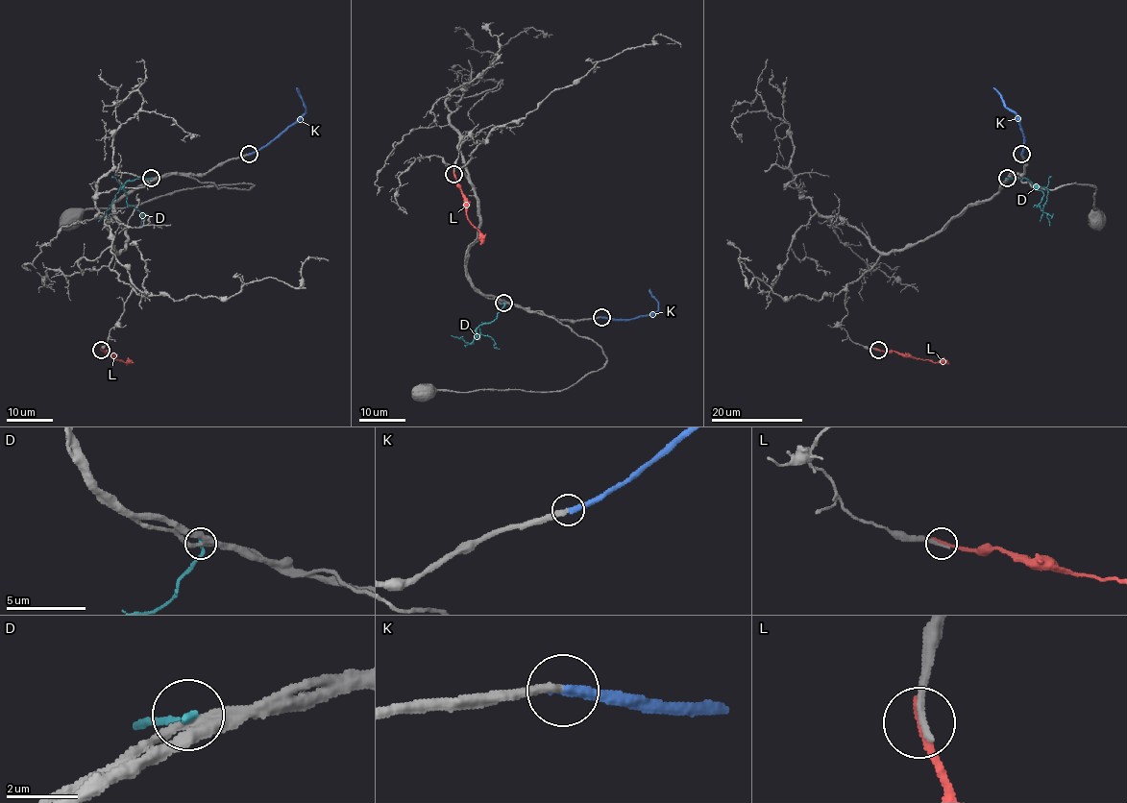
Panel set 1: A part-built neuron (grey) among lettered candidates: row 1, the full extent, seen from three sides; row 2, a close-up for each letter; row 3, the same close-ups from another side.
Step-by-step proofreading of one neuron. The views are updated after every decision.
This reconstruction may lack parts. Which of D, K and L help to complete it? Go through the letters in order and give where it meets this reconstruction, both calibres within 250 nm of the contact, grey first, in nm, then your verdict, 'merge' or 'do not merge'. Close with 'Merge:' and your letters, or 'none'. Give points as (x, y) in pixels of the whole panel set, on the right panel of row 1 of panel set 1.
D: meets grey at (1007, 178); 400 nm thick on the grey side, 240 nm on the other; do not merge
K: meets grey at (1021, 154); 280 nm thick on the grey side, 340 nm on the other; merge
L: meets grey at (878, 350); 200 nm thick on the grey side, 280 nm on the other; do not merge
Merge: K

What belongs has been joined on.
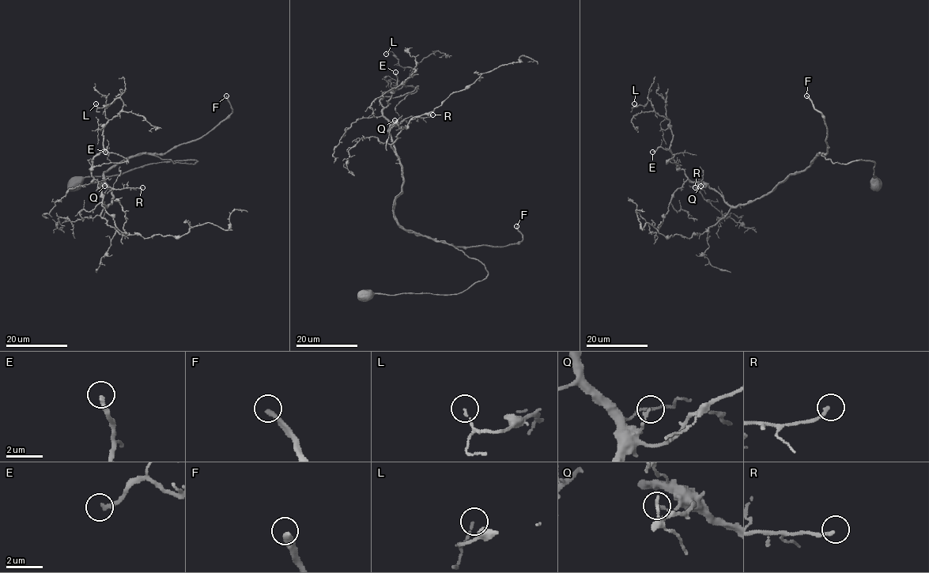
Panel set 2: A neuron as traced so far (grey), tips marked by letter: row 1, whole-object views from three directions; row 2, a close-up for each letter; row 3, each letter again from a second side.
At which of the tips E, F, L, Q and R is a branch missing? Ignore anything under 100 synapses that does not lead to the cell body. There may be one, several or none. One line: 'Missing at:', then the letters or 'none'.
Missing at: F

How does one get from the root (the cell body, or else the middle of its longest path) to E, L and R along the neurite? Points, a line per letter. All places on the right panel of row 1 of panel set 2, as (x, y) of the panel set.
E: (875, 183), (874, 161), (833, 163), (821, 153), (769, 191), (734, 206), (690, 182), (669, 149), (652, 152)
L: (875, 183), (874, 161), (821, 153), (730, 205), (675, 162), (670, 121), (647, 98), (634, 103)
R: (875, 183), (874, 161), (833, 163), (821, 153), (804, 170), (736, 206), (708, 186), (695, 187)

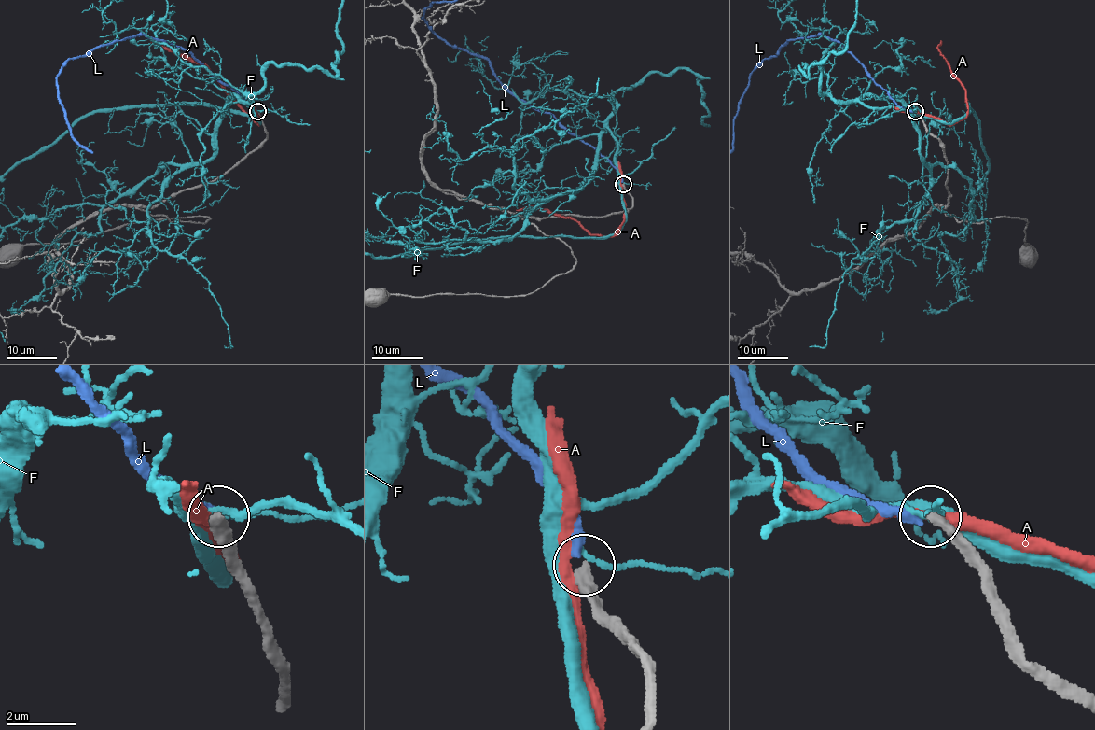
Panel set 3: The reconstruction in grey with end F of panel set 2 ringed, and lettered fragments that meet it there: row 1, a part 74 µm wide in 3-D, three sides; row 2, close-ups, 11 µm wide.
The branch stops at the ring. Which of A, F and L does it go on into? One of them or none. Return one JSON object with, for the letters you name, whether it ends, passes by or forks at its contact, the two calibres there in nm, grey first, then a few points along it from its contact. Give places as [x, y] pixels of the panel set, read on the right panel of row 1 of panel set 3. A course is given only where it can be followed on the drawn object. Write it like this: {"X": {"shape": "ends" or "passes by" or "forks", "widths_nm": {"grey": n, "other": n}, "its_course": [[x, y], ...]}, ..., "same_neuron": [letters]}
{"same_neuron": []}

